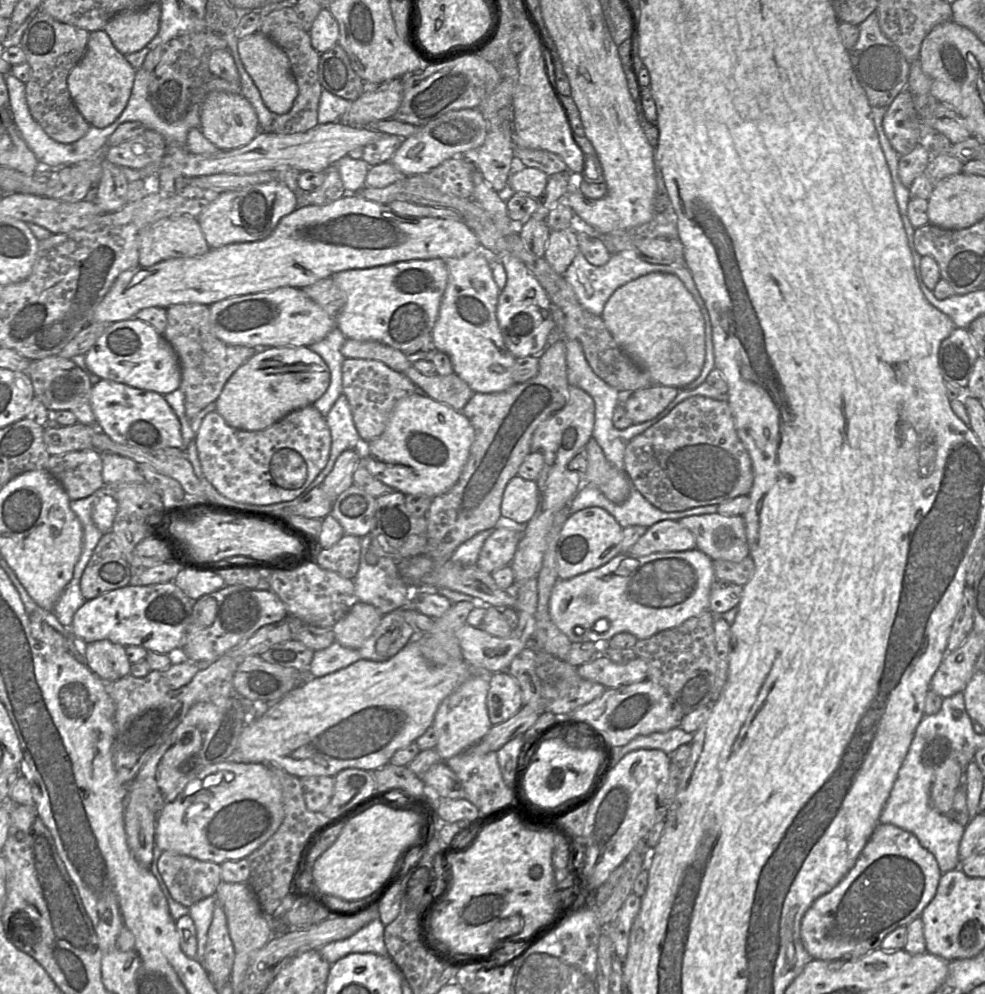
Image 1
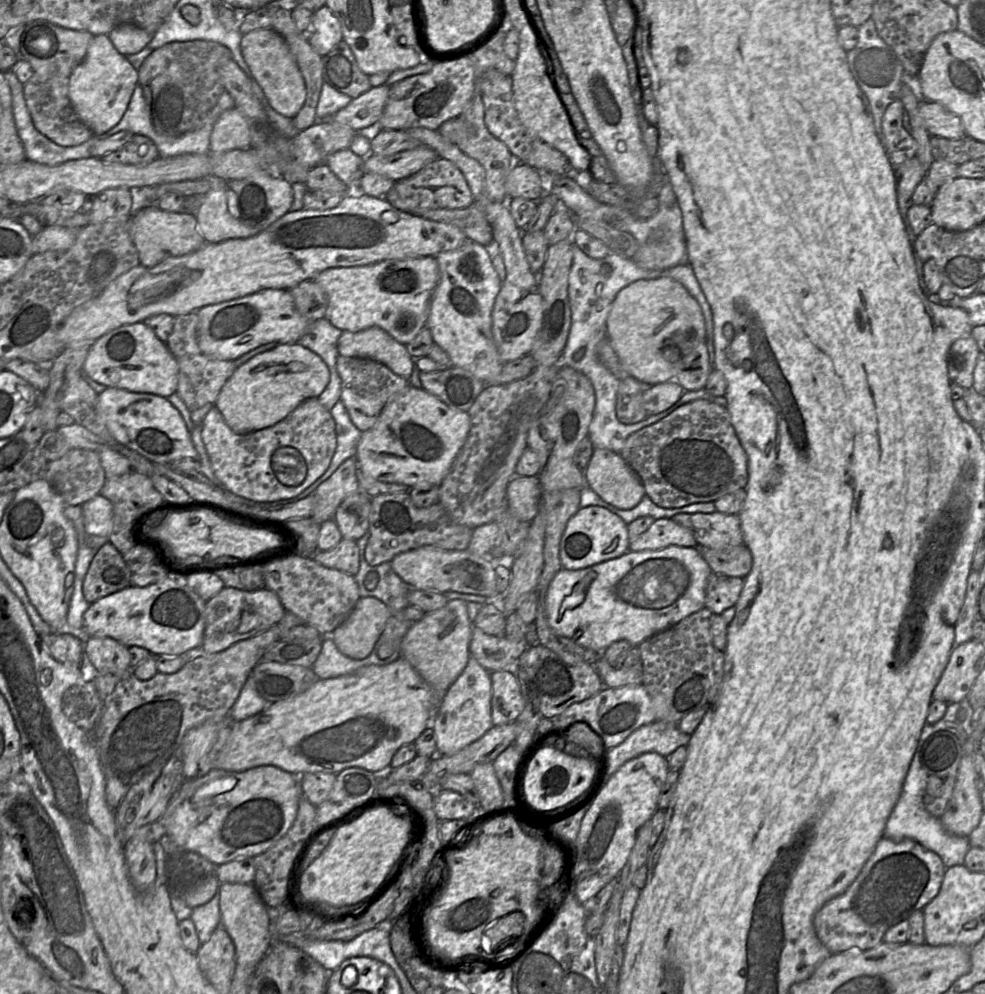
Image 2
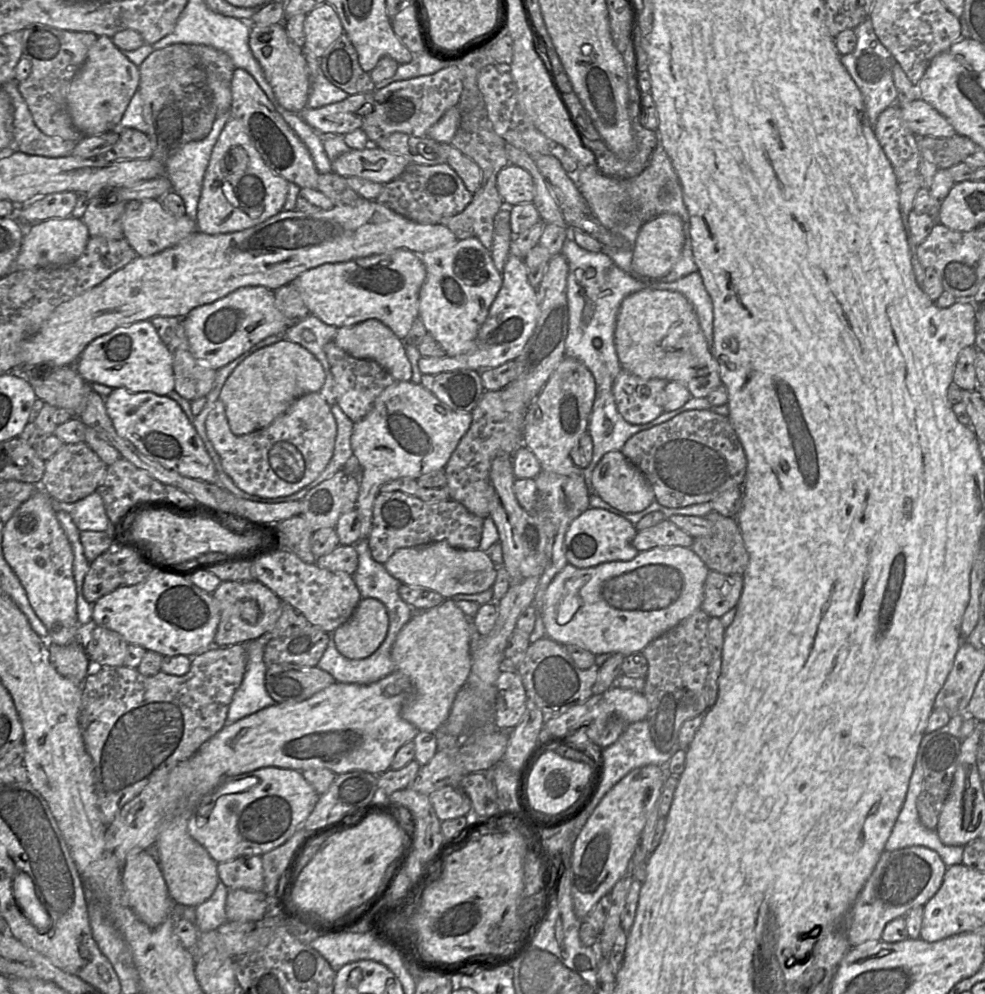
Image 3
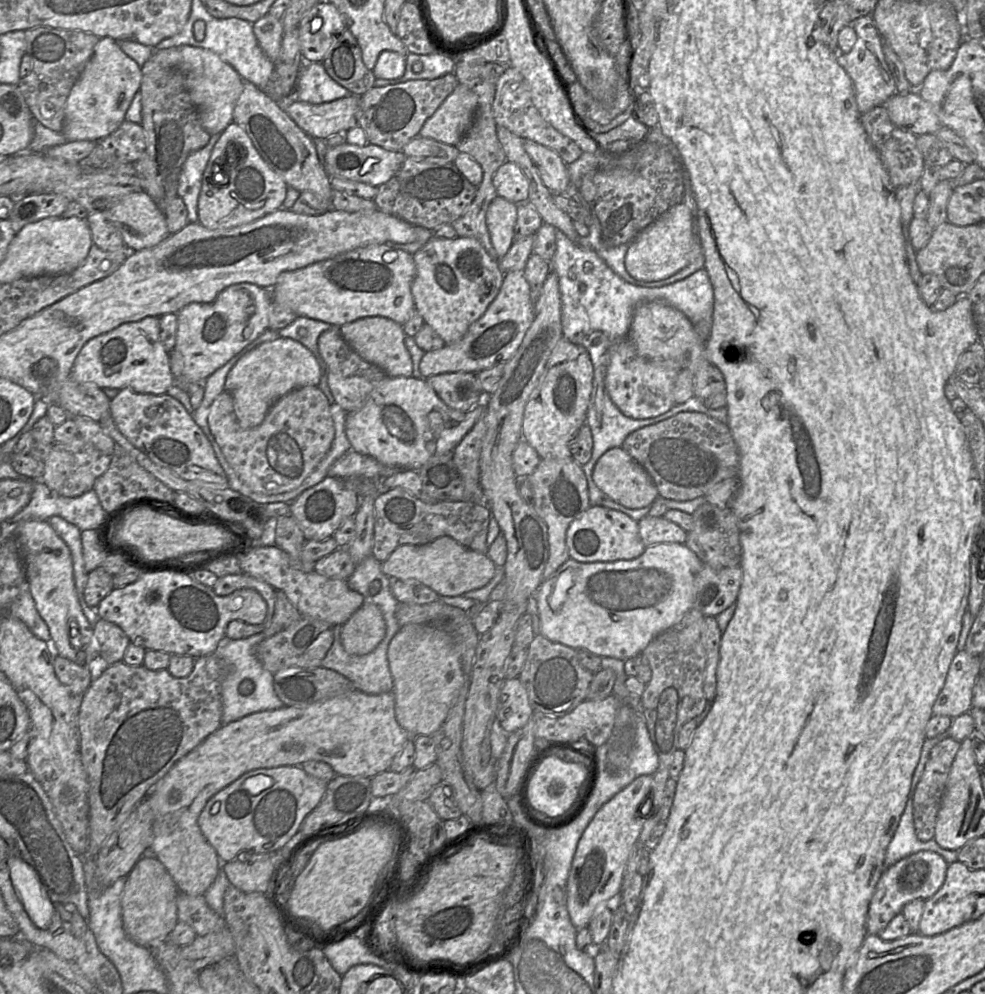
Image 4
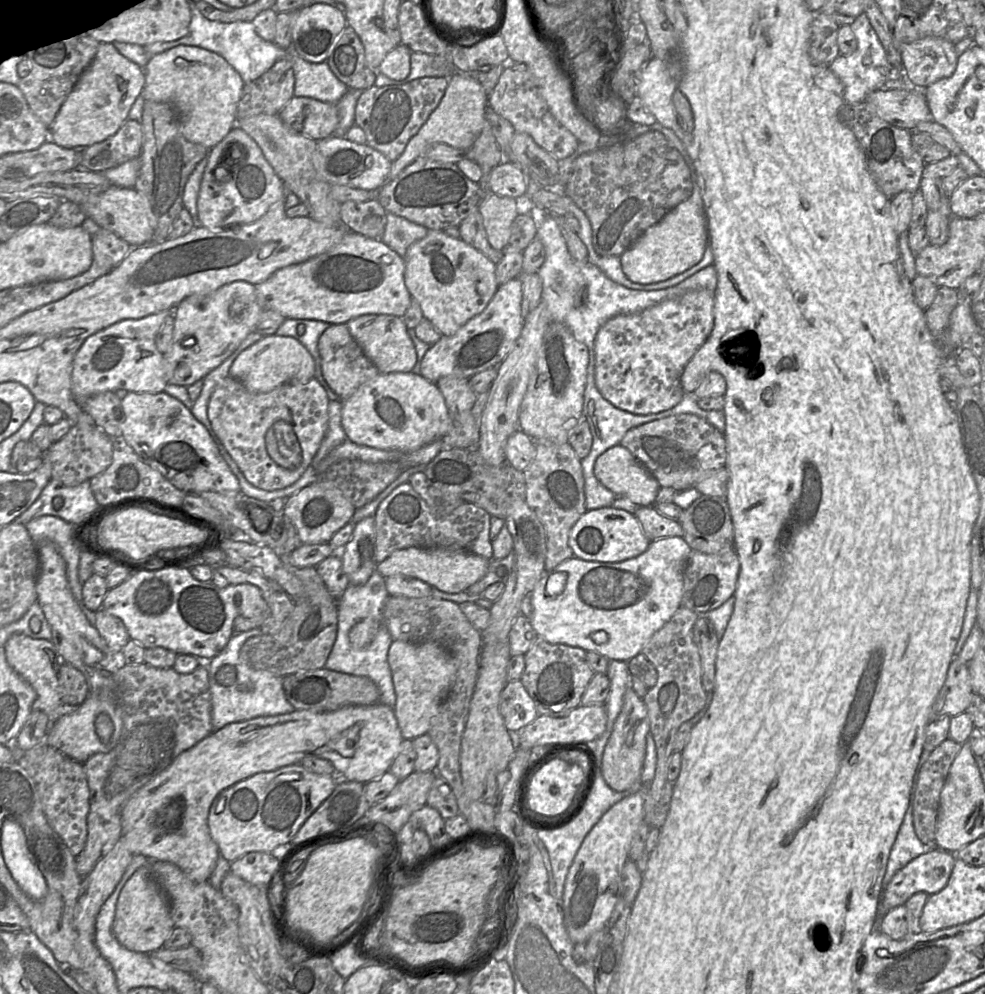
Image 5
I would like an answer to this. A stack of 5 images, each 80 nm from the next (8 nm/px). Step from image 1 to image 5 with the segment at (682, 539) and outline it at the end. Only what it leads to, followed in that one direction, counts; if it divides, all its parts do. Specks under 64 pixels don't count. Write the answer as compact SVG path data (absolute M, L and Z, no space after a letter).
M640 506L634 515L651 542L661 538L683 536L680 523L662 515L655 506Z

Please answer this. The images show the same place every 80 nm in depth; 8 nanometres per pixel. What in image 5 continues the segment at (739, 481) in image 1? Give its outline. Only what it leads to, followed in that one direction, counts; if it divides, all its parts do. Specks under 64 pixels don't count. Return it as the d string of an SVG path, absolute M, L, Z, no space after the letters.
M676 414L634 427L626 432L620 445L627 448L651 472L660 487L670 487L678 492L694 487L707 472L725 468L726 465L727 452L724 434L705 419L694 414Z

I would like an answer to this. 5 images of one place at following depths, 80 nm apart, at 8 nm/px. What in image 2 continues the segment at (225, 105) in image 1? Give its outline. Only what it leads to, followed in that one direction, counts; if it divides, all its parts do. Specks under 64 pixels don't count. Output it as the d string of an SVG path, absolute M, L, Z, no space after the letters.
M236 108L224 111L213 126L210 151L222 153L250 146L250 130L245 117Z

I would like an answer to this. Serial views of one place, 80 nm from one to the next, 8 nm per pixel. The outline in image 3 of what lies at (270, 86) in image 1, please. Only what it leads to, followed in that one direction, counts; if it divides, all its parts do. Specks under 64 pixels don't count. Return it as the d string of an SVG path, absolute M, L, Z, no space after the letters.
M283 23L251 25L249 47L280 106L291 112L300 113L307 106L309 96L308 67L302 48L289 39Z

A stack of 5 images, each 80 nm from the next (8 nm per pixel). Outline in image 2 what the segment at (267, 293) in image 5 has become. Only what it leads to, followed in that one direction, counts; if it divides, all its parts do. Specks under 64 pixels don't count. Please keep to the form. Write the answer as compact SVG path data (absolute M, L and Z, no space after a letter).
M435 256L383 260L374 264L354 267L328 268L319 273L316 281L328 295L325 318L341 331L358 332L379 327L399 343L411 342L419 331L427 327L430 300L439 280L439 267Z

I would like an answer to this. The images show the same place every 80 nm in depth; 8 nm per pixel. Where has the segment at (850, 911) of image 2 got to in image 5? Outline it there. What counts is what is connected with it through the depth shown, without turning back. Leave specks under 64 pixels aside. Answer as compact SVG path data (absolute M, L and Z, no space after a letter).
M939 848L922 854L900 869L883 888L880 917L889 910L904 905L915 893L933 895L948 883L956 854Z

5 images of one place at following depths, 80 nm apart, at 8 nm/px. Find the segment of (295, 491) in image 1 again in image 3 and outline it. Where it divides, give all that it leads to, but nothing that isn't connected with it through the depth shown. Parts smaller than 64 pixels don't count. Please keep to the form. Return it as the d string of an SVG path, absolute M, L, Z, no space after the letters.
M319 392L297 398L267 427L245 435L232 433L219 399L207 416L206 433L226 474L244 492L261 498L289 496L314 481L329 463L335 446L336 421Z

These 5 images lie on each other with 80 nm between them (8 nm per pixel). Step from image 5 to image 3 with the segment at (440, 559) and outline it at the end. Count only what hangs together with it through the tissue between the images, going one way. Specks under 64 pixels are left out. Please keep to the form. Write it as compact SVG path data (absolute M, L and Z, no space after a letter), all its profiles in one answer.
M446 541L400 548L383 565L401 583L429 588L444 598L452 598L456 594L481 593L491 588L497 577L496 565L487 552L454 548Z

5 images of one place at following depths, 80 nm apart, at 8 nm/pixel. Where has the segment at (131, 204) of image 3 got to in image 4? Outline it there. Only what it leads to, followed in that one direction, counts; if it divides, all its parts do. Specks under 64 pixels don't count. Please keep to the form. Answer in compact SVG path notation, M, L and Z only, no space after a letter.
M145 192L132 193L115 205L111 209L111 223L119 230L125 246L131 252L155 247L170 236L164 212Z

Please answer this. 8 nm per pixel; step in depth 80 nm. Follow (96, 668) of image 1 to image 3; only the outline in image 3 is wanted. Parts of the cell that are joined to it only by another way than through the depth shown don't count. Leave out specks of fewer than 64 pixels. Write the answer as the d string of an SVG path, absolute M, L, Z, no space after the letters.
M96 625L85 651L90 660L103 668L114 668L124 666L128 645L117 632Z

